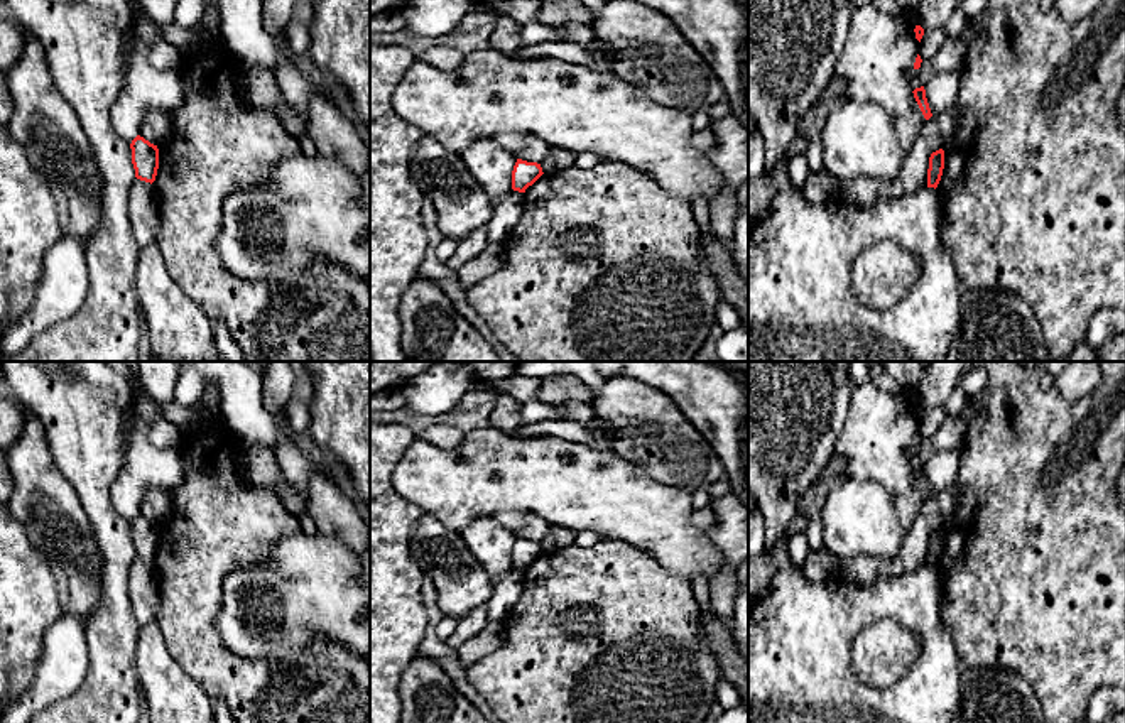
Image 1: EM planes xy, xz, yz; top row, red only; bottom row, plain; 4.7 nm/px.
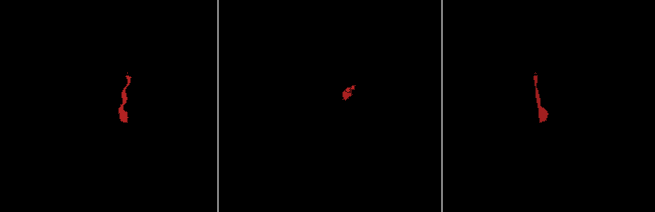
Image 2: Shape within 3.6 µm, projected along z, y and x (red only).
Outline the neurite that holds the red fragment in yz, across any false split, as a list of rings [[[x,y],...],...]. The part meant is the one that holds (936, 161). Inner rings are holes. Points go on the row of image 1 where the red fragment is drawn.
[[[939,149],[929,157],[927,188],[938,188],[944,169],[944,150]]]

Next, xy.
[[[137,135],[132,144],[135,181],[128,191],[127,216],[139,250],[155,240],[159,230],[159,206],[154,181],[159,169],[159,149]]]

